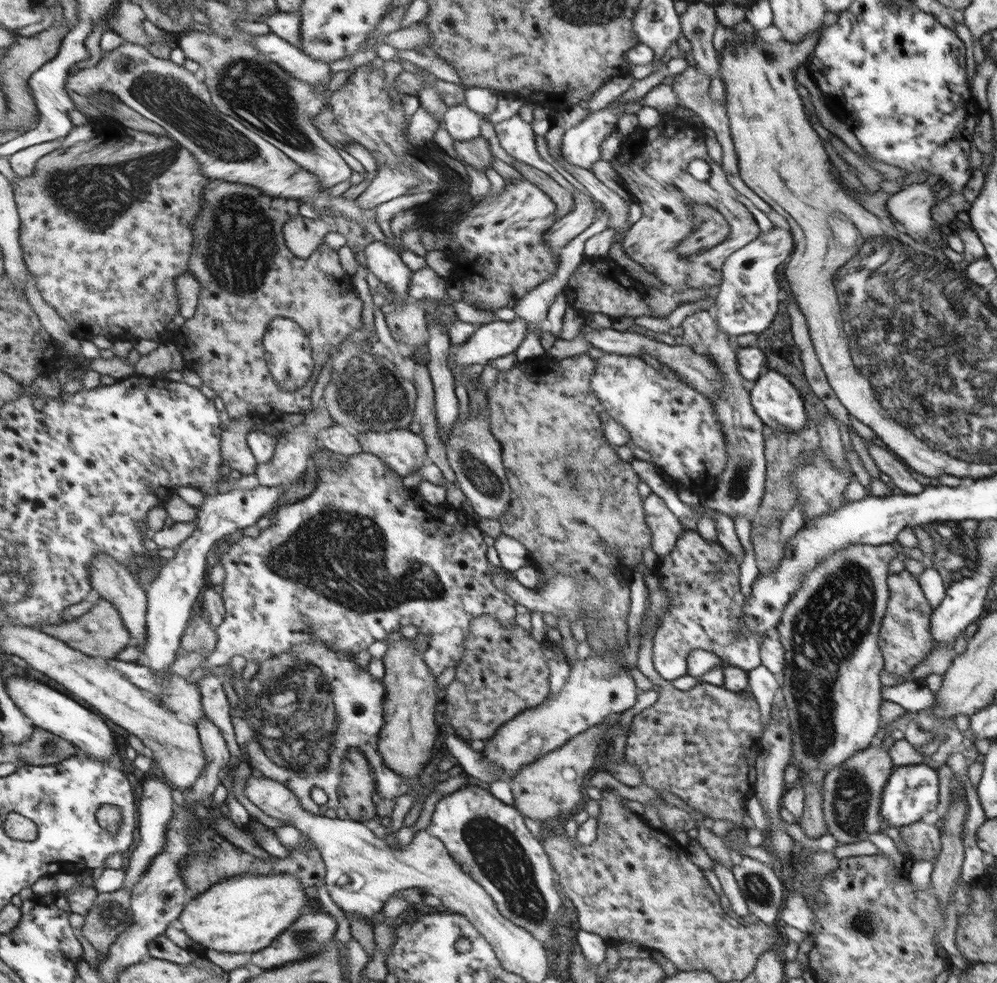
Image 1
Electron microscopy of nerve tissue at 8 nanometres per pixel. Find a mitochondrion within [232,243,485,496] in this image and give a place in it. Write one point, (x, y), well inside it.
(364, 398)

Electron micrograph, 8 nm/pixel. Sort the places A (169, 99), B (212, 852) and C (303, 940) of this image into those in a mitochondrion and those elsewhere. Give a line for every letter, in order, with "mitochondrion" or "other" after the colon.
A: mitochondrion
B: mitochondrion
C: mitochondrion

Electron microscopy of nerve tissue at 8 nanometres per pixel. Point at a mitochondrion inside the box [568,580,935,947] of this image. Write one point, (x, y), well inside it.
(851, 797)

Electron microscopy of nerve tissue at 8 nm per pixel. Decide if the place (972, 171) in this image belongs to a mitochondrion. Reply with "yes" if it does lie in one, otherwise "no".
no

